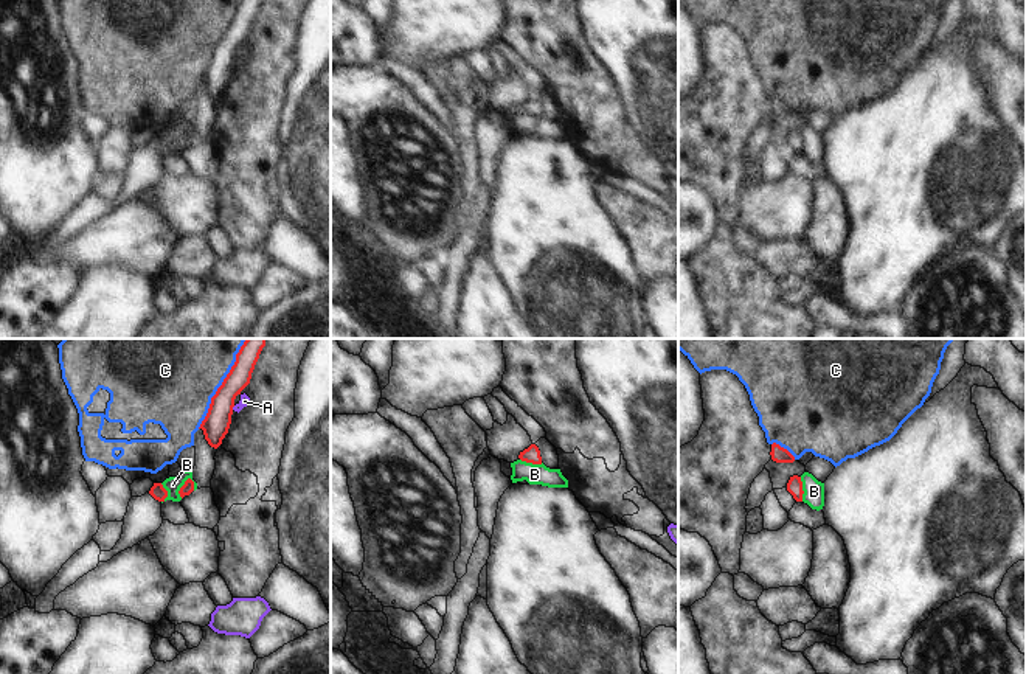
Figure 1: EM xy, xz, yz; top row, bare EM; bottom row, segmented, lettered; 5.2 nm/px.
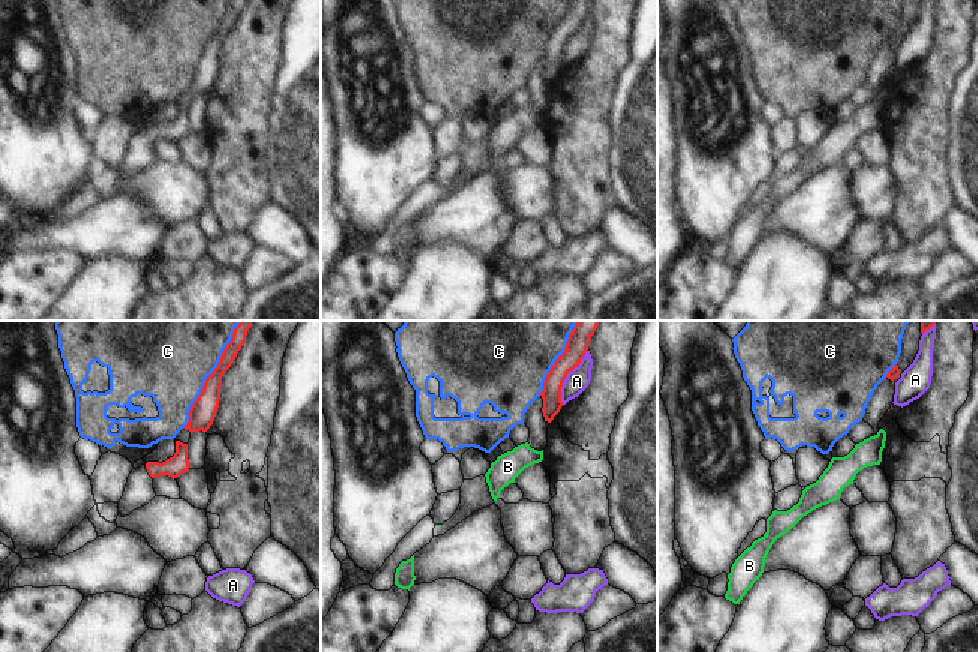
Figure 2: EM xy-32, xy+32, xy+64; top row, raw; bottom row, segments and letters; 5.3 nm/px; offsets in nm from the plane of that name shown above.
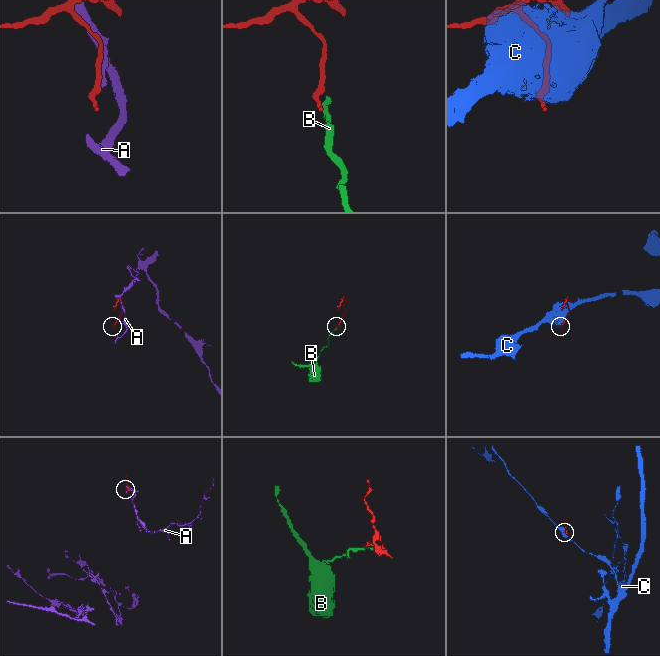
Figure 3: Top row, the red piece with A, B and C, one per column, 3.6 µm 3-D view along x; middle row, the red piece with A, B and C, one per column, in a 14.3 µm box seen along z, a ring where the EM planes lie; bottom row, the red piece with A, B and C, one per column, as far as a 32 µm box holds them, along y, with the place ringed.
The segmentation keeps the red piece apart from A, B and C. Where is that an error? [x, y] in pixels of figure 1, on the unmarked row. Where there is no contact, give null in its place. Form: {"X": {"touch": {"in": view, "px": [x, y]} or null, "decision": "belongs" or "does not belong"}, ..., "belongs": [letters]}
{"A": {"touch": {"in": "xy", "px": [233, 58]}, "decision": "does not belong"}, "B": {"touch": {"in": "xy", "px": [180, 140]}, "decision": "does not belong"}, "C": {"touch": {"in": "xy", "px": [218, 41]}, "decision": "does not belong"}, "belongs": []}

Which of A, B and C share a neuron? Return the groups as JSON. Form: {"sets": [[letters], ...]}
{"sets": [["A"], ["B"], ["C"]]}

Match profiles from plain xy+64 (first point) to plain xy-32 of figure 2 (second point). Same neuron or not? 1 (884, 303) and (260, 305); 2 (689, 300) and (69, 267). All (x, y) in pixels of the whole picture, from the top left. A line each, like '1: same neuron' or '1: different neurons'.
1: different neurons
2: same neuron

